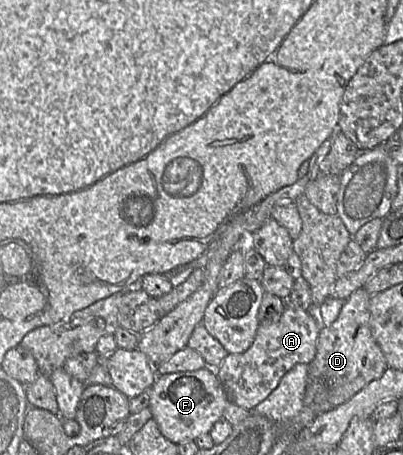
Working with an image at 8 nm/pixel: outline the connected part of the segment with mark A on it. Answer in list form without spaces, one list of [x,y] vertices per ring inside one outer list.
[[[286,304],[277,322],[259,325],[252,345],[243,353],[228,354],[216,374],[227,402],[252,411],[279,385],[282,377],[297,364],[311,364],[321,328],[314,317],[301,307]]]

